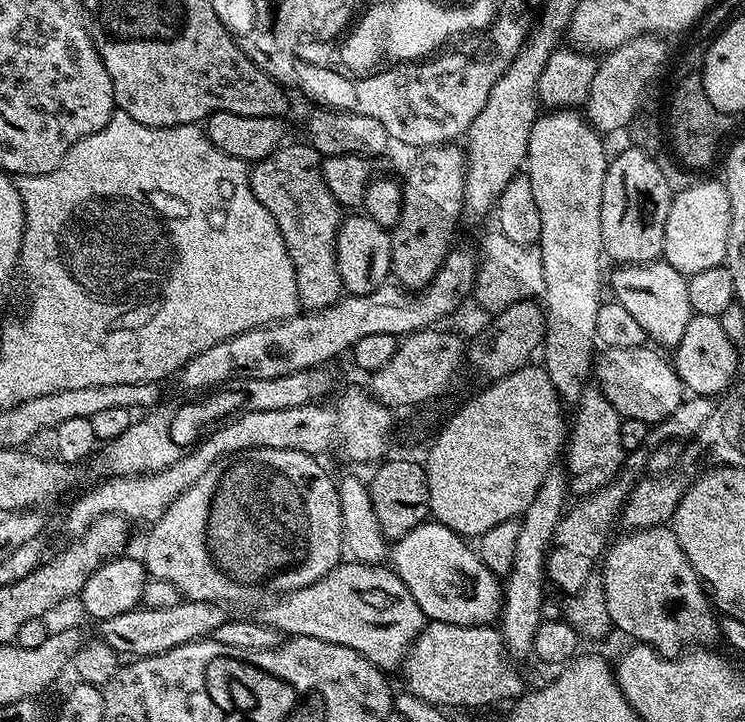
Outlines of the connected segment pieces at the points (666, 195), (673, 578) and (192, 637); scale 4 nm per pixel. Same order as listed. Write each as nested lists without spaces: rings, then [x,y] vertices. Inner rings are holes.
[[[628,146],[625,152],[611,157],[606,178],[602,182],[602,246],[604,255],[617,265],[651,264],[664,255],[666,238],[666,218],[670,214],[674,188],[668,185],[668,176],[660,169],[655,155],[642,151],[635,146]]]
[[[671,527],[647,528],[638,532],[628,532],[624,536],[617,544],[615,541],[607,549],[602,560],[606,610],[609,611],[611,627],[616,632],[618,630],[633,636],[631,639],[635,643],[648,644],[664,658],[671,658],[685,651],[689,646],[715,645],[712,643],[717,643],[720,635],[717,615],[706,595],[705,585],[694,570],[694,566],[690,566]]]
[[[181,599],[178,606],[170,606],[166,610],[154,610],[153,608],[145,608],[137,606],[131,608],[126,614],[114,614],[114,618],[106,618],[99,621],[98,632],[99,639],[107,642],[117,654],[124,658],[143,658],[145,656],[163,656],[171,653],[172,649],[180,648],[184,644],[191,644],[199,641],[199,636],[208,637],[215,633],[218,626],[222,626],[230,618],[230,612],[227,607],[211,604],[210,602],[202,602],[201,600]]]

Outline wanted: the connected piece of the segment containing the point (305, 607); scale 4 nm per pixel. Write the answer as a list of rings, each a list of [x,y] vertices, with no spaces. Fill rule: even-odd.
[[[341,562],[318,582],[277,596],[280,597],[273,604],[258,613],[261,624],[274,626],[288,638],[309,636],[350,646],[350,650],[358,650],[358,654],[381,670],[399,669],[403,665],[405,654],[426,623],[422,606],[406,590],[406,582],[383,563]]]

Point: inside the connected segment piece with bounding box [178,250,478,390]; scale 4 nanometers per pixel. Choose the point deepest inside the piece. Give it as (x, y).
(307, 340)

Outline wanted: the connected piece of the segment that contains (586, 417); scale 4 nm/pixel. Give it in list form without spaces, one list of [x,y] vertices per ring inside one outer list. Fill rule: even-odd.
[[[589,386],[582,390],[580,400],[574,406],[576,417],[570,420],[570,435],[566,440],[568,468],[566,479],[569,493],[573,497],[592,496],[615,480],[623,465],[625,450],[622,446],[622,417],[614,406],[602,394],[598,386]]]

